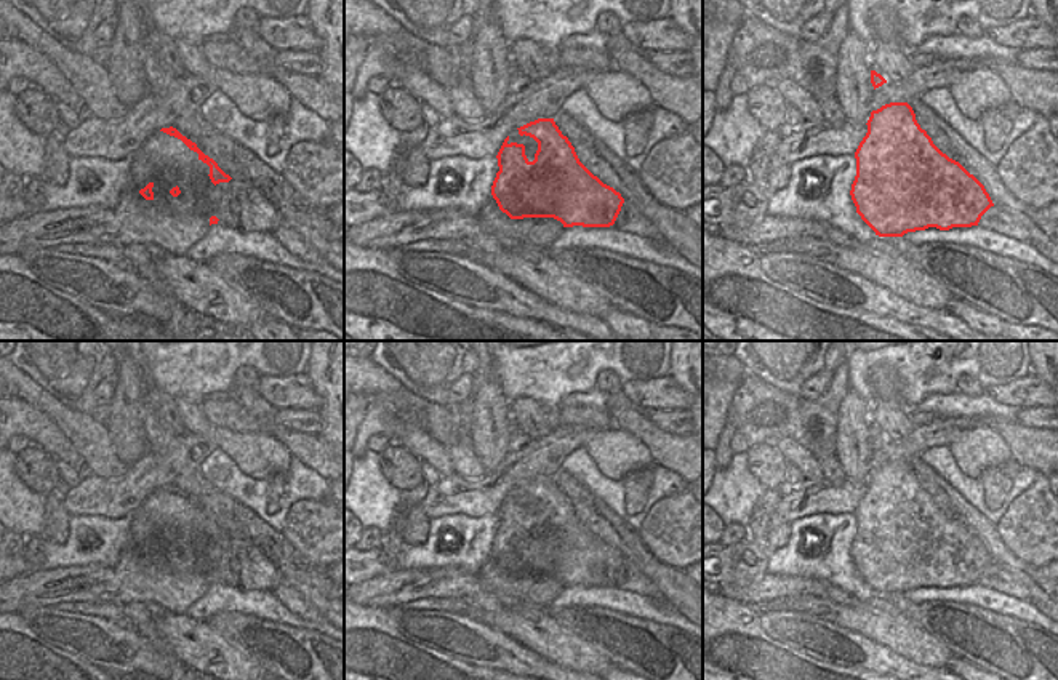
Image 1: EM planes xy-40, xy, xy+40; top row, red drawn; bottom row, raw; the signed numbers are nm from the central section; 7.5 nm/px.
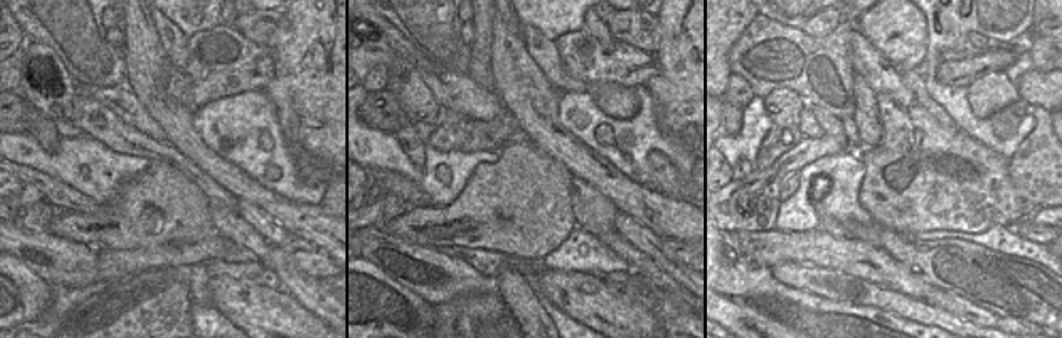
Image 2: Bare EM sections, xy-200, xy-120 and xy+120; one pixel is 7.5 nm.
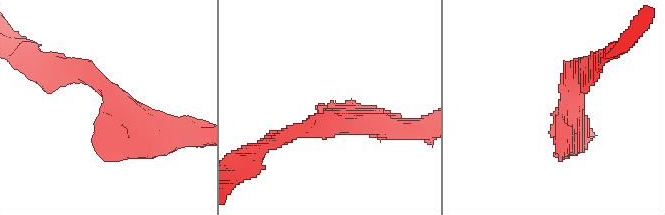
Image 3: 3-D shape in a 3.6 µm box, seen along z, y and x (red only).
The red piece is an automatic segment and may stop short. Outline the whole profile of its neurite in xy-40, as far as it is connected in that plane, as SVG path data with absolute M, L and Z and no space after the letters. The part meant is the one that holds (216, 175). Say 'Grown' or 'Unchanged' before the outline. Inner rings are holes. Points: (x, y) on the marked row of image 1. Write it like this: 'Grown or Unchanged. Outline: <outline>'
Unchanged. Outline: M170 126L170 128L162 128L160 131L174 136L178 139L181 139L190 150L198 154L198 160L202 160L203 163L206 163L210 166L210 179L211 182L216 186L219 182L229 182L232 178L229 174L226 174L218 163L210 158L208 155L205 155L195 142L192 142L190 139L187 139L186 136L182 136L176 128Z

